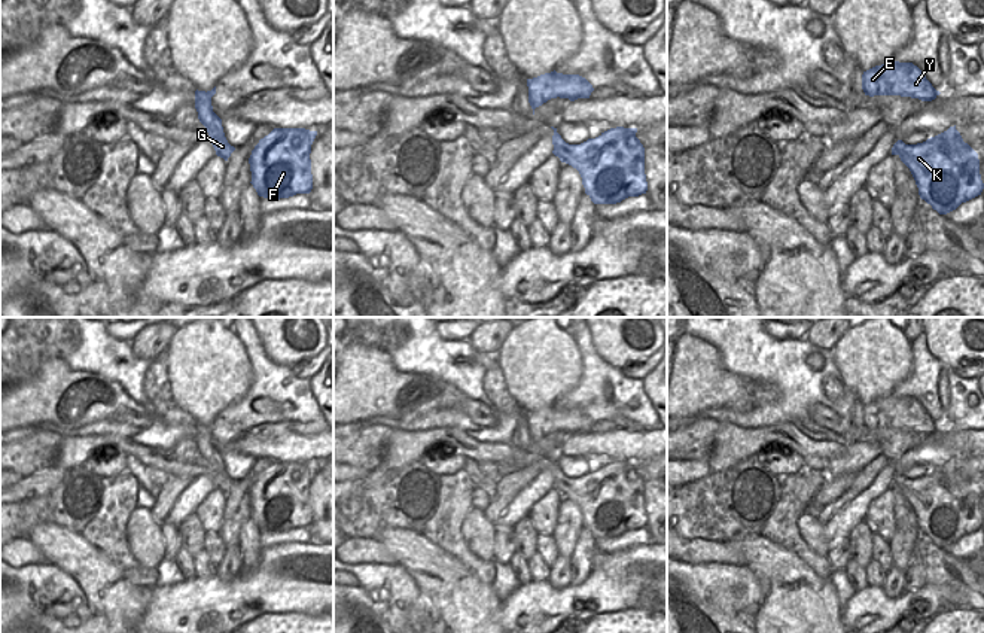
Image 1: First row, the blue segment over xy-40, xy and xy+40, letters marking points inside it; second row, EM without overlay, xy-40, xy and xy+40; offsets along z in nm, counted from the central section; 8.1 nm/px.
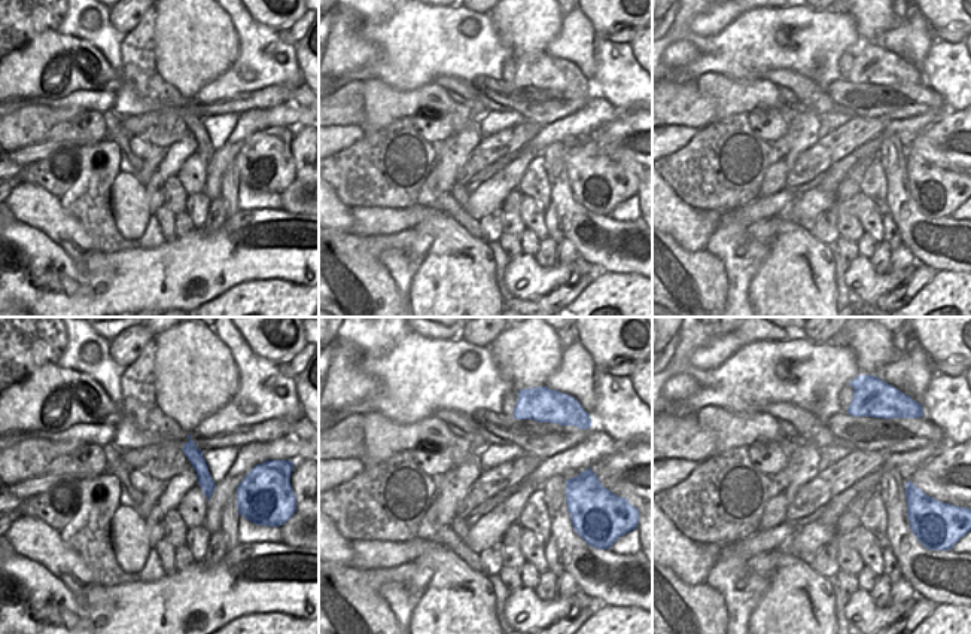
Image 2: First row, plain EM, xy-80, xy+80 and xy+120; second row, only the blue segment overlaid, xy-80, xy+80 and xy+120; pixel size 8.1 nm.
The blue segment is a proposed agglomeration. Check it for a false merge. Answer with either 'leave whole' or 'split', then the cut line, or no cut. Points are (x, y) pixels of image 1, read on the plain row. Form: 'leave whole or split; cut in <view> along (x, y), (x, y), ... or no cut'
split; cut in xy along (570, 478), (563, 495)

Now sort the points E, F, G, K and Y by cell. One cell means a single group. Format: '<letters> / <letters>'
E G Y / F K

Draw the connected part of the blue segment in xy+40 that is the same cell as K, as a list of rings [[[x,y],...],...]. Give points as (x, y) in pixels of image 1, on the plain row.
[[[954,460],[923,477],[905,478],[899,487],[910,502],[918,529],[939,548],[956,544],[984,523],[978,487]]]

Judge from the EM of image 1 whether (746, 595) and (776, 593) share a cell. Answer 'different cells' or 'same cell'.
different cells

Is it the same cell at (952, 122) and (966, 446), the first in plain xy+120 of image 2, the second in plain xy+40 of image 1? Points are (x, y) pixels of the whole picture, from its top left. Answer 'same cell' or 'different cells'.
different cells

